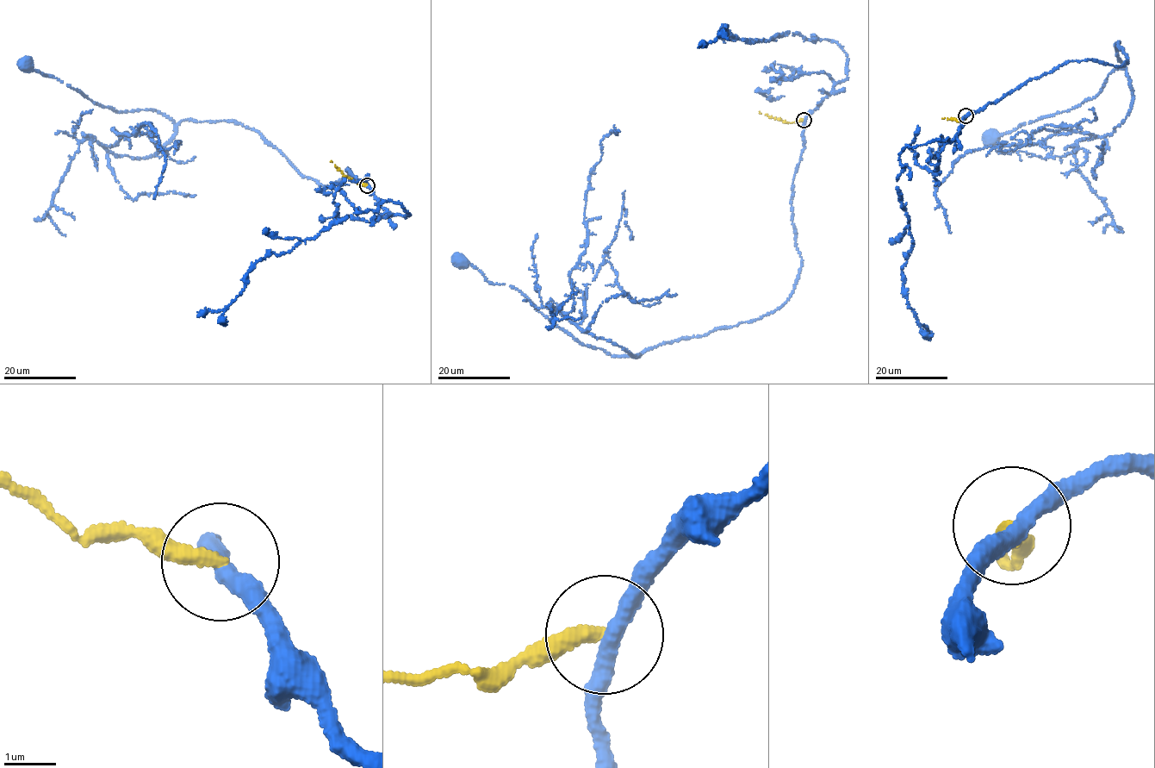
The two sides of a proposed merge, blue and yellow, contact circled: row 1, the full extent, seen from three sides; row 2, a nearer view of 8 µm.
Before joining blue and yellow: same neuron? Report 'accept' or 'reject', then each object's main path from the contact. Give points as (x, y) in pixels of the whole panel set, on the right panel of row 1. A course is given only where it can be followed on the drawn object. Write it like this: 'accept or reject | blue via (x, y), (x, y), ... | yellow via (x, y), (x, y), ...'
reject | blue via (965, 116), (1069, 60), (1120, 65), (1127, 58), (1120, 43), (1126, 68), (1113, 71), (1093, 98), (992, 137) | yellow via (965, 116), (959, 120), (942, 118)

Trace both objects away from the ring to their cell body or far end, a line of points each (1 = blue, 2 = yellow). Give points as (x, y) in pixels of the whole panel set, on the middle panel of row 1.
1: (804, 120), (791, 200), (798, 277), (760, 318), (613, 356), (460, 262)
2: (804, 120), (797, 122), (781, 121), (759, 112)

